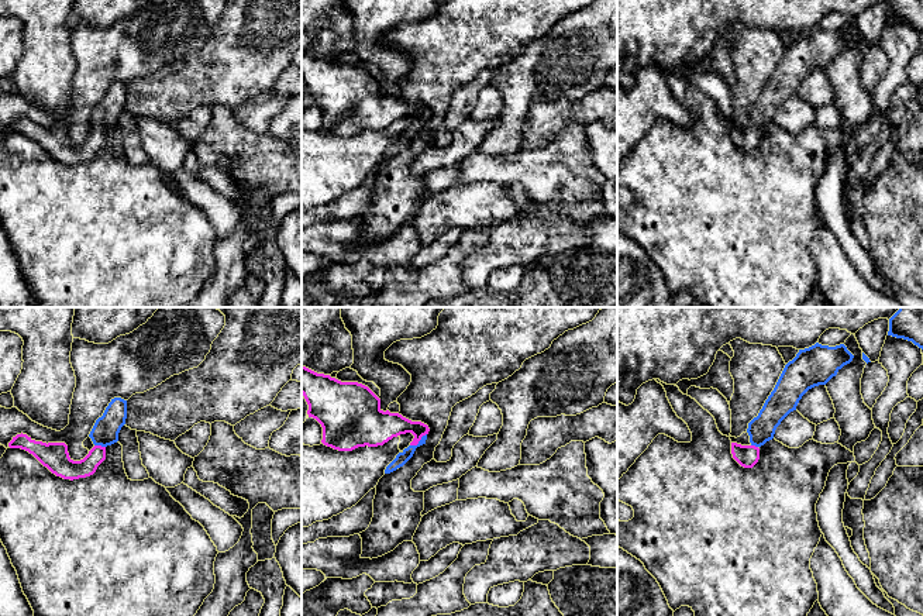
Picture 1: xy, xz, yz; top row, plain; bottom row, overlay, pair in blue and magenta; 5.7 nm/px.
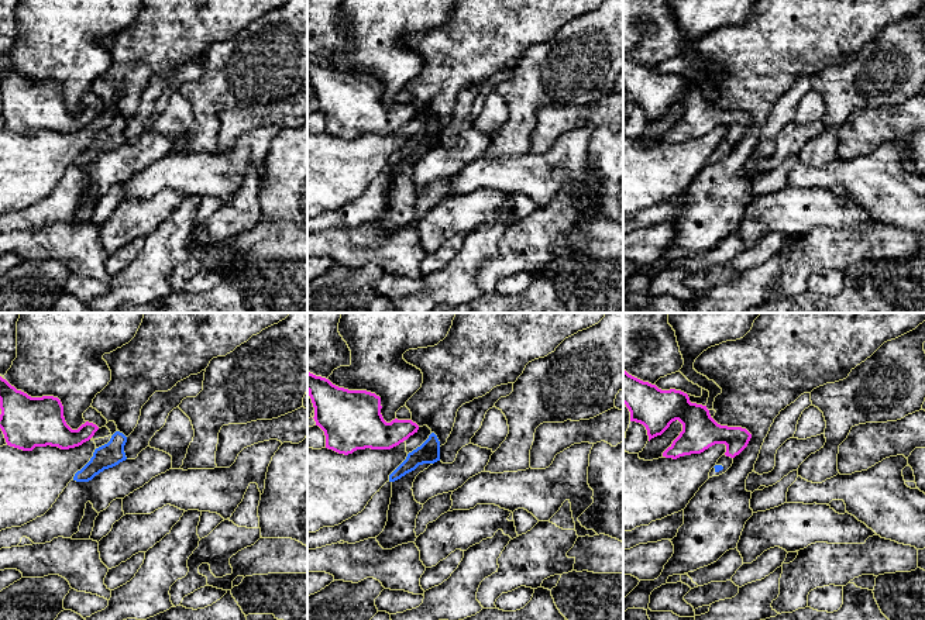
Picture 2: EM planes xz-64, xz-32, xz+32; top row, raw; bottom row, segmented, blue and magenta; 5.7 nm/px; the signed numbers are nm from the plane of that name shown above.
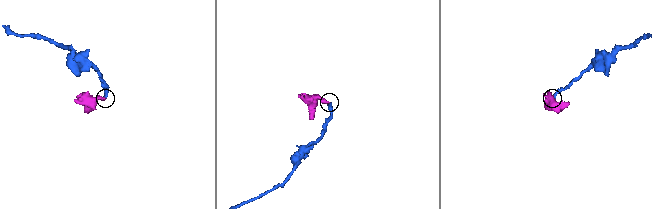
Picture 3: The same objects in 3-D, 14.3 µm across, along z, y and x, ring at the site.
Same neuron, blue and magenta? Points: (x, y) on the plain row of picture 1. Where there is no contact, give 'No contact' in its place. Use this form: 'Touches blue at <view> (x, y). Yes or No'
Touches blue at xz (419, 126). Yes

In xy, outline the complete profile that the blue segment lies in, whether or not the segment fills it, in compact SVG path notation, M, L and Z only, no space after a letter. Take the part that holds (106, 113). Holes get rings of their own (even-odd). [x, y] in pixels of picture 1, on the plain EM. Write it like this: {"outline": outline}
{"outline": "M114 82L99 101L89 118L94 131L80 144L73 145L69 141L65 127L35 125L27 118L17 118L8 127L10 133L21 133L32 138L52 158L63 164L79 164L90 161L106 144L106 131L118 125L118 117L125 109L127 85Z"}

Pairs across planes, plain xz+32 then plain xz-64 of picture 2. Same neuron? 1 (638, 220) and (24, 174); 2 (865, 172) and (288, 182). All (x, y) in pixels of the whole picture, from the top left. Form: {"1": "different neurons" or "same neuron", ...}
{"1": "different neurons", "2": "different neurons"}

